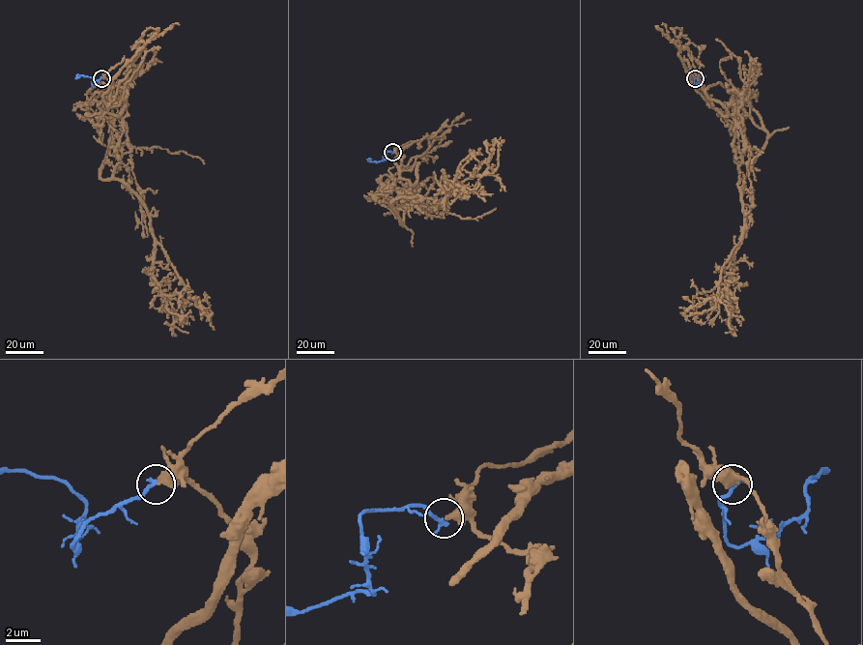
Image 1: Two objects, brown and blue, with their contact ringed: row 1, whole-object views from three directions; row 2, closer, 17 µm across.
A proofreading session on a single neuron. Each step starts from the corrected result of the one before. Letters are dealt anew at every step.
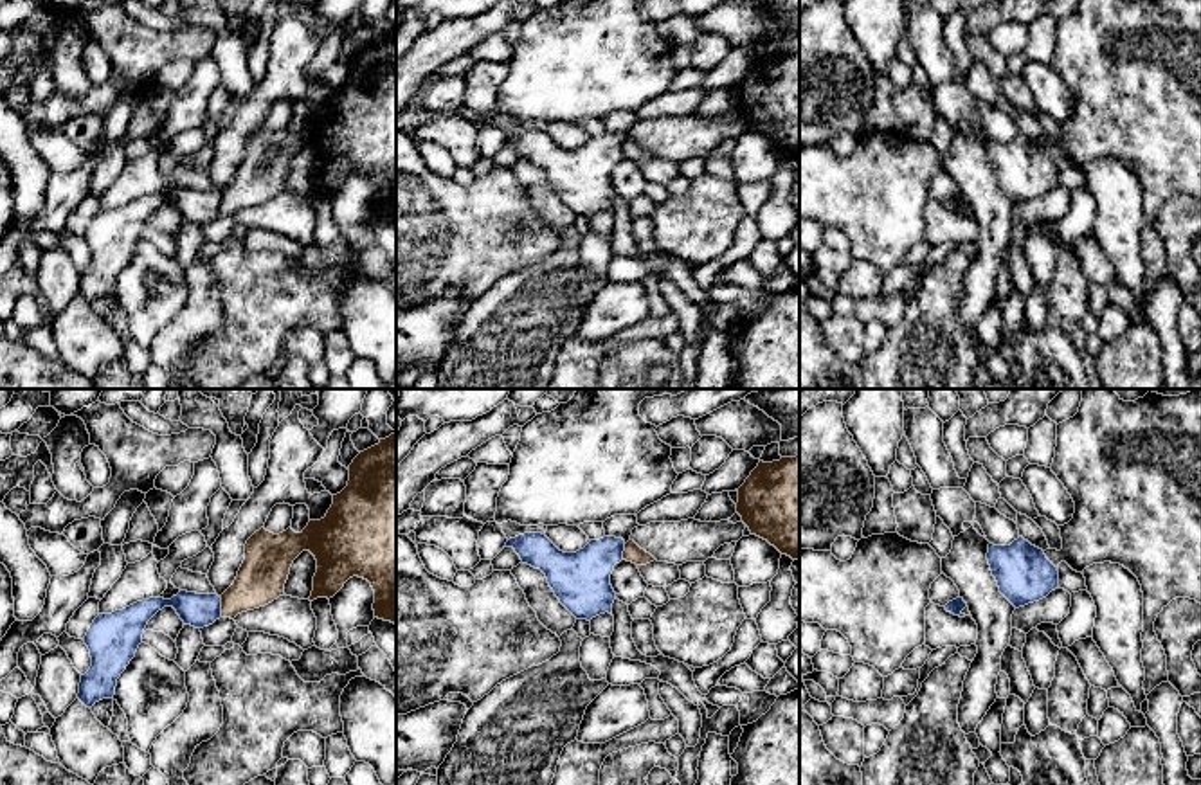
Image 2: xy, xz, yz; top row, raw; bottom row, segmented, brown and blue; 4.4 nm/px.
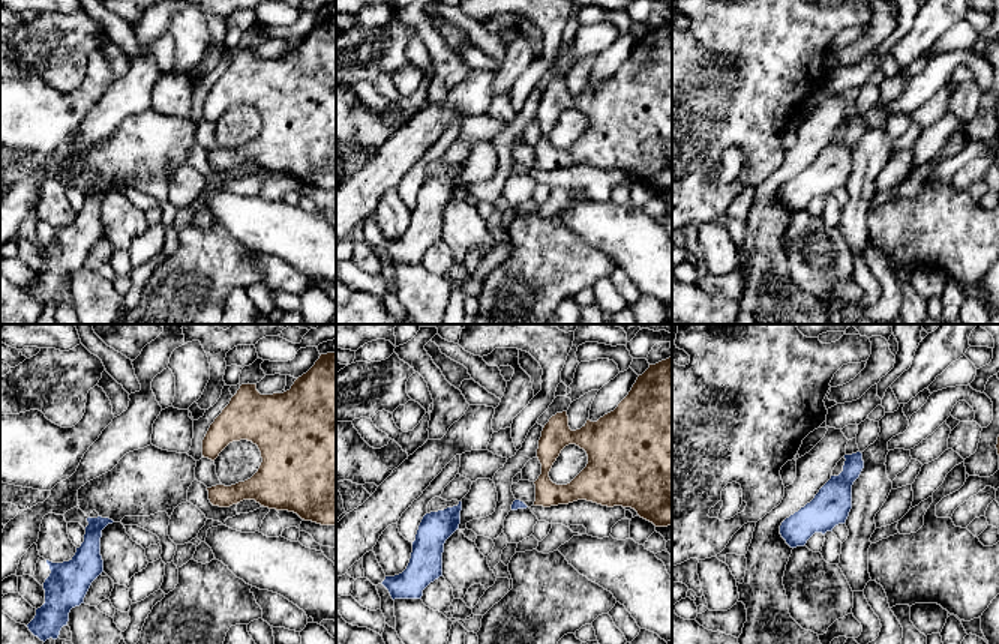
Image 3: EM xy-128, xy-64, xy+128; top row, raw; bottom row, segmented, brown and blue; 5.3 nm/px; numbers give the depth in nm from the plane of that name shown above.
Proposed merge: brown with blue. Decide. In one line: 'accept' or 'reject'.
reject

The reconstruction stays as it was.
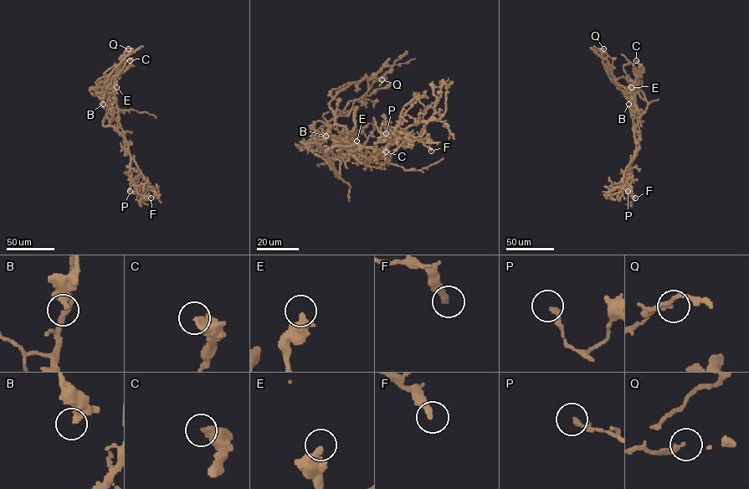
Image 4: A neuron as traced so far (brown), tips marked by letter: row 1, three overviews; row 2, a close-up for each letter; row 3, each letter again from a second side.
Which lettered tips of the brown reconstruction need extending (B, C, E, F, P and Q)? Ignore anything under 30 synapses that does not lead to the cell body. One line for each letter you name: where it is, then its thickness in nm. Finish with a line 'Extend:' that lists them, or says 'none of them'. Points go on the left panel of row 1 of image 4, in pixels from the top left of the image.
Extend: none of them

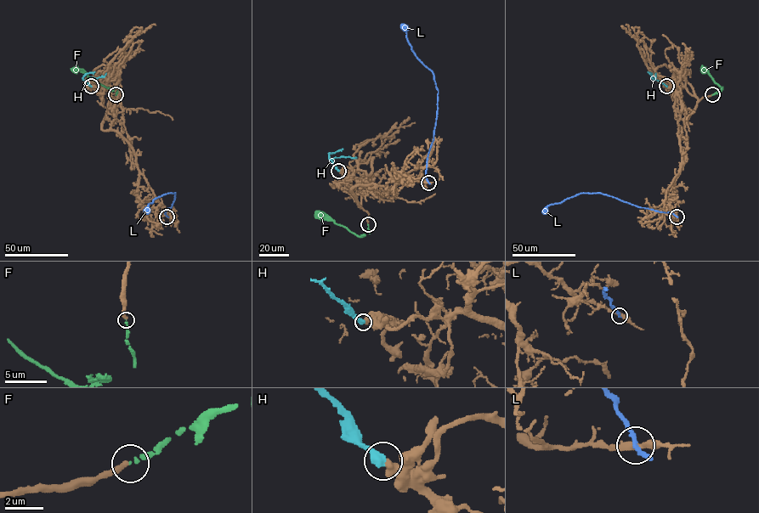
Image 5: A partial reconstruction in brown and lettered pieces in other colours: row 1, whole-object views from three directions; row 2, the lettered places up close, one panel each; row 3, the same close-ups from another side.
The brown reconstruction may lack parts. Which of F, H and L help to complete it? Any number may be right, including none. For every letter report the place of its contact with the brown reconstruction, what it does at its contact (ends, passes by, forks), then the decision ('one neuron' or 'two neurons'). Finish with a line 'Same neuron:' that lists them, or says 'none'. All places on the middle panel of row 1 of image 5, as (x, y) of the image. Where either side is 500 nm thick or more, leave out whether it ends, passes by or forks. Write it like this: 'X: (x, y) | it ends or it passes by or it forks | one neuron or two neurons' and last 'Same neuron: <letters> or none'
F: (368, 224) | it ends | one neuron
H: (338, 171) | two neurons
L: (428, 183) | it ends | two neurons
Same neuron: F

